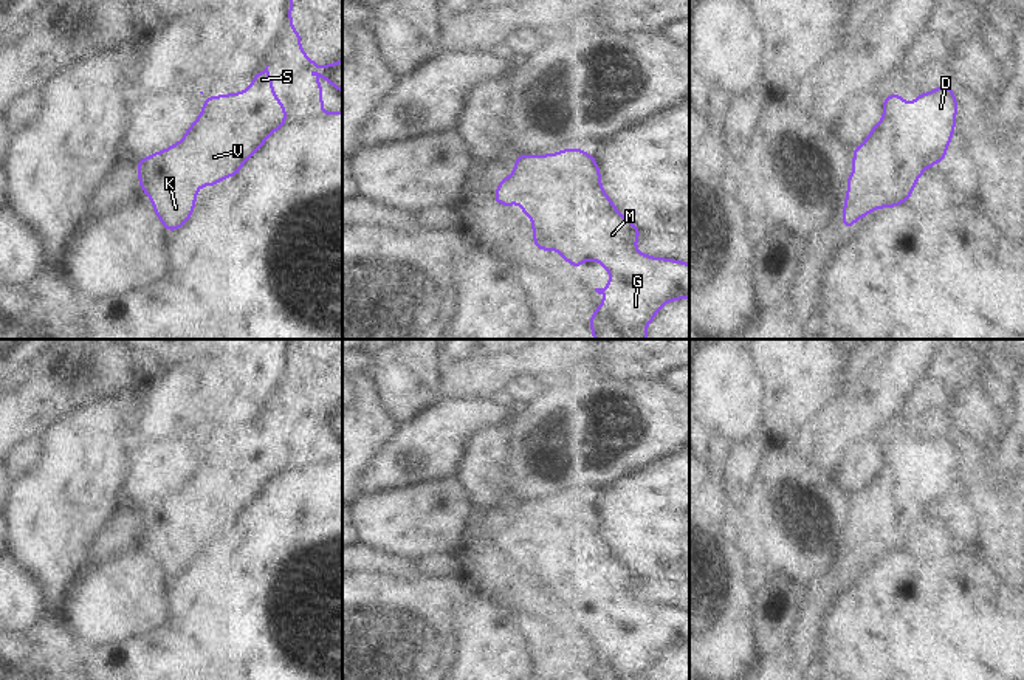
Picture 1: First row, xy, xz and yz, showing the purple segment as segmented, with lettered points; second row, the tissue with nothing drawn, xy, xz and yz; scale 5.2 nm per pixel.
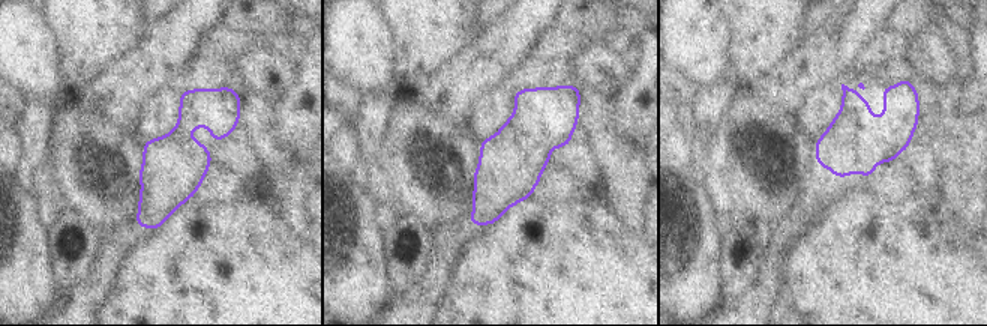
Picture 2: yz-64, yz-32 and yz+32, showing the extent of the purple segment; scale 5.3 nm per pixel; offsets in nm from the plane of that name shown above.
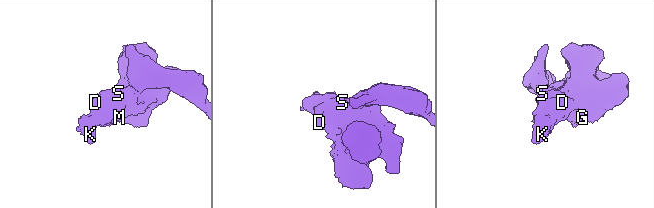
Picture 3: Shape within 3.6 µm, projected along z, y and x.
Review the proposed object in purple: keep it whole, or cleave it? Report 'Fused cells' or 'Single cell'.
Single cell.

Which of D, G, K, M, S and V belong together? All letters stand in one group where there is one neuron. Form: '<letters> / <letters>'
D G K M S V

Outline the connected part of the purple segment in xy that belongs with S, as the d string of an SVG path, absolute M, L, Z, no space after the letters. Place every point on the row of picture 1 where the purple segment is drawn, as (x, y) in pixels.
M268 67L253 77L249 90L217 98L203 94L203 112L184 138L163 152L136 161L139 187L152 198L153 211L166 232L177 231L191 218L198 186L218 184L228 175L235 178L242 164L287 122L287 112L271 88Z

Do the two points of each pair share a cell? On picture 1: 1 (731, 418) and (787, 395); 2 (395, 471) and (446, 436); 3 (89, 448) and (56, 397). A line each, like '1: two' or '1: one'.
1: two
2: one
3: two

